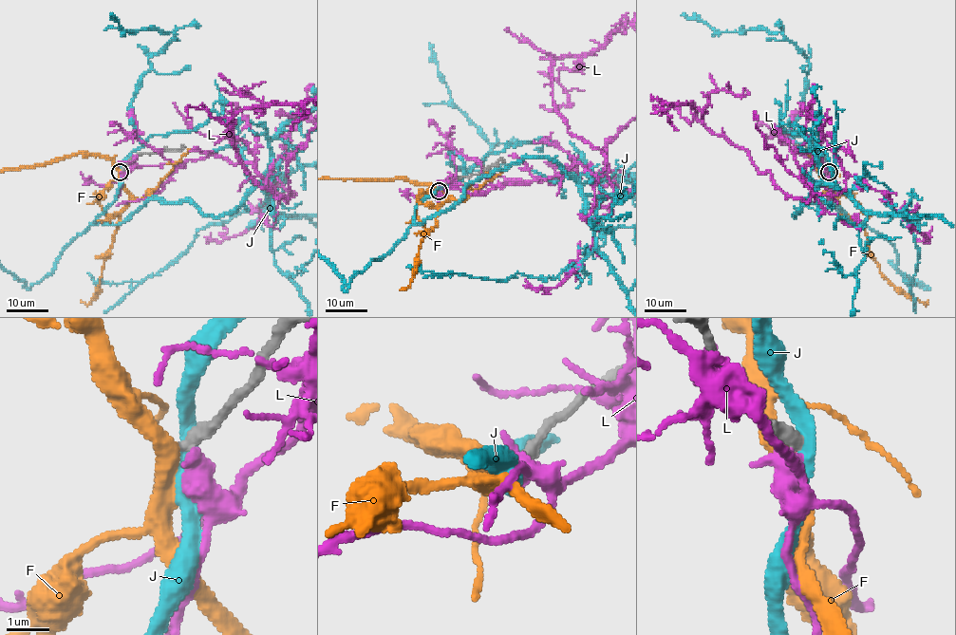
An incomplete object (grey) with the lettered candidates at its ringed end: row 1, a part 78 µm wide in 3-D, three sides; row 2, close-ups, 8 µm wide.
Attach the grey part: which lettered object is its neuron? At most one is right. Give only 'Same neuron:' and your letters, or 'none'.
Same neuron: none

